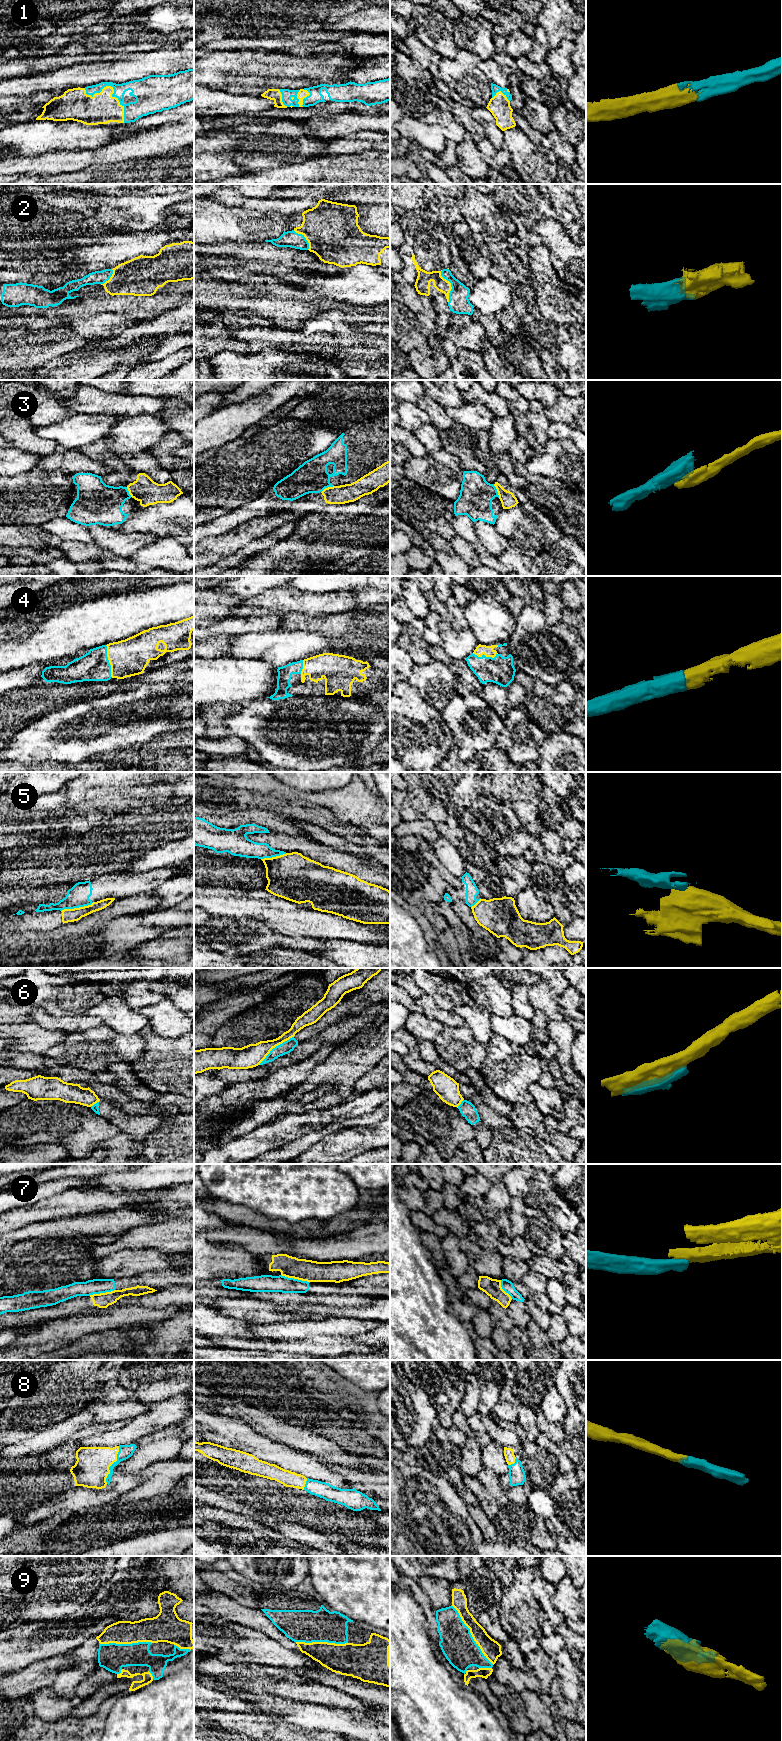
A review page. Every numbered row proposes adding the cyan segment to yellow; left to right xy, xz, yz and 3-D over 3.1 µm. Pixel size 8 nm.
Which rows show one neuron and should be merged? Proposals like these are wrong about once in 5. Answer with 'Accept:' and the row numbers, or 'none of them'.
Accept: 1, 2, 4, 8, 9

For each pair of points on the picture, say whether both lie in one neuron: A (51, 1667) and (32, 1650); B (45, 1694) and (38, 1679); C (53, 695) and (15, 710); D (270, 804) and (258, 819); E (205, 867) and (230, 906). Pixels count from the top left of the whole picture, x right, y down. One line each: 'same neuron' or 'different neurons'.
A: different neurons
B: different neurons
C: same neuron
D: different neurons
E: different neurons

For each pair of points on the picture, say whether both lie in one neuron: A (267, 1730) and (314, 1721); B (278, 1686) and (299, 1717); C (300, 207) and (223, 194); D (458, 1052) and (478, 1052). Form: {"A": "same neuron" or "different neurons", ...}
{"A": "different neurons", "B": "different neurons", "C": "same neuron", "D": "same neuron"}

